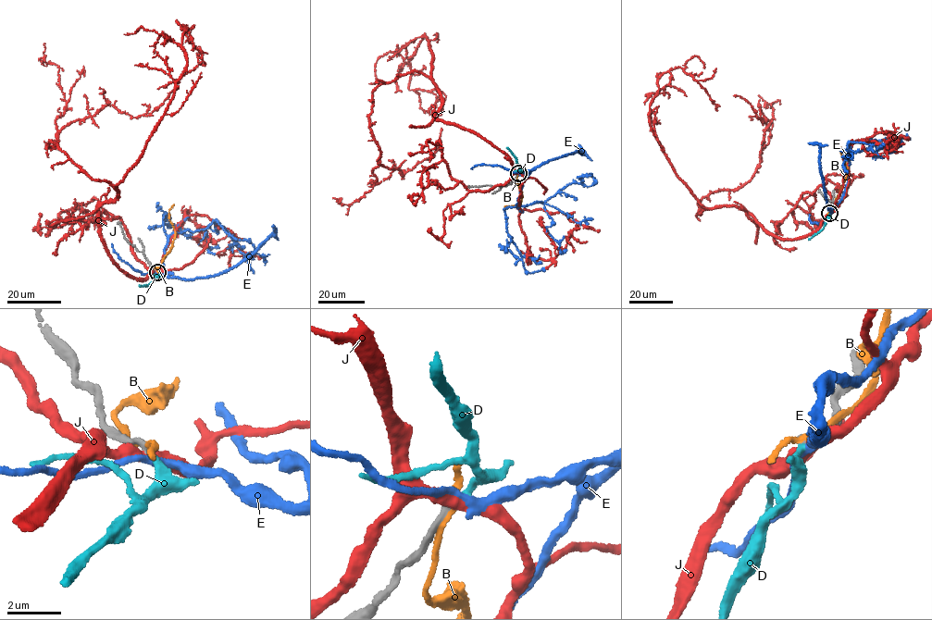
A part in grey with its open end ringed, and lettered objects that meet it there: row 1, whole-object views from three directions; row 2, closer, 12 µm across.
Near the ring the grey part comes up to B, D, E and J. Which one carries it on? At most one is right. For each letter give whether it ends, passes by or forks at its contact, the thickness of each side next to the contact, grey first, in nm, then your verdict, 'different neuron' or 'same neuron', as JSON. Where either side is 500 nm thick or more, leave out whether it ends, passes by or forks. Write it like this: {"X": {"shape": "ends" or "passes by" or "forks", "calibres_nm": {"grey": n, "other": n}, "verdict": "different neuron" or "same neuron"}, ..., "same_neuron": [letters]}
{"B": {"shape": "passes by", "calibres_nm": {"grey": 320, "other": 200}, "verdict": "different neuron"}, "D": {"shape": "ends", "calibres_nm": {"grey": 240, "other": 240}, "verdict": "same neuron"}, "E": {"shape": "passes by", "calibres_nm": {"grey": 240, "other": 280}, "verdict": "different neuron"}, "J": {"shape": "passes by", "calibres_nm": {"grey": 240, "other": 400}, "verdict": "different neuron"}, "same_neuron": ["D"]}

